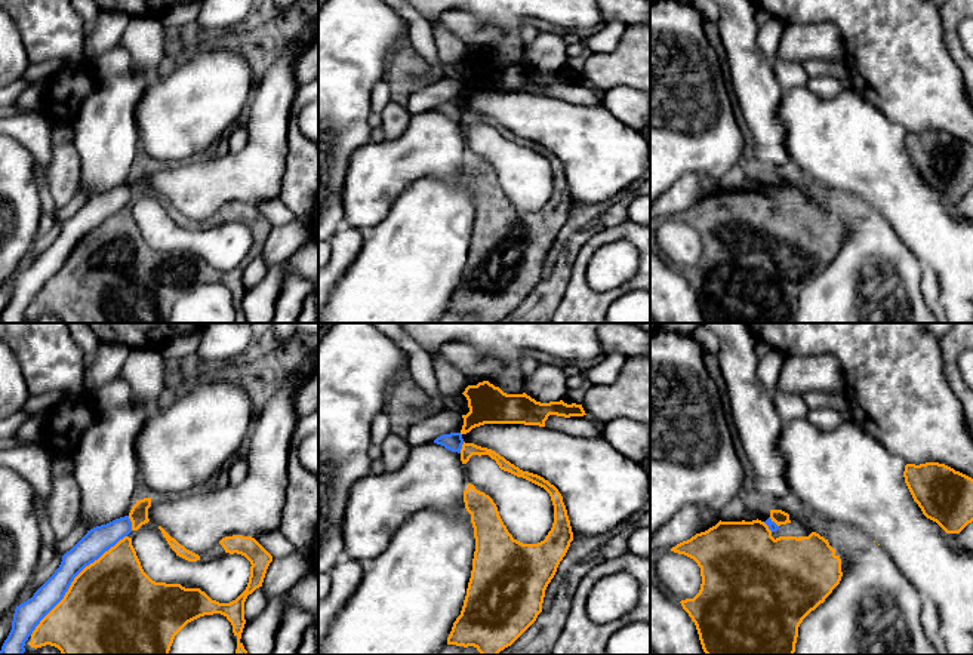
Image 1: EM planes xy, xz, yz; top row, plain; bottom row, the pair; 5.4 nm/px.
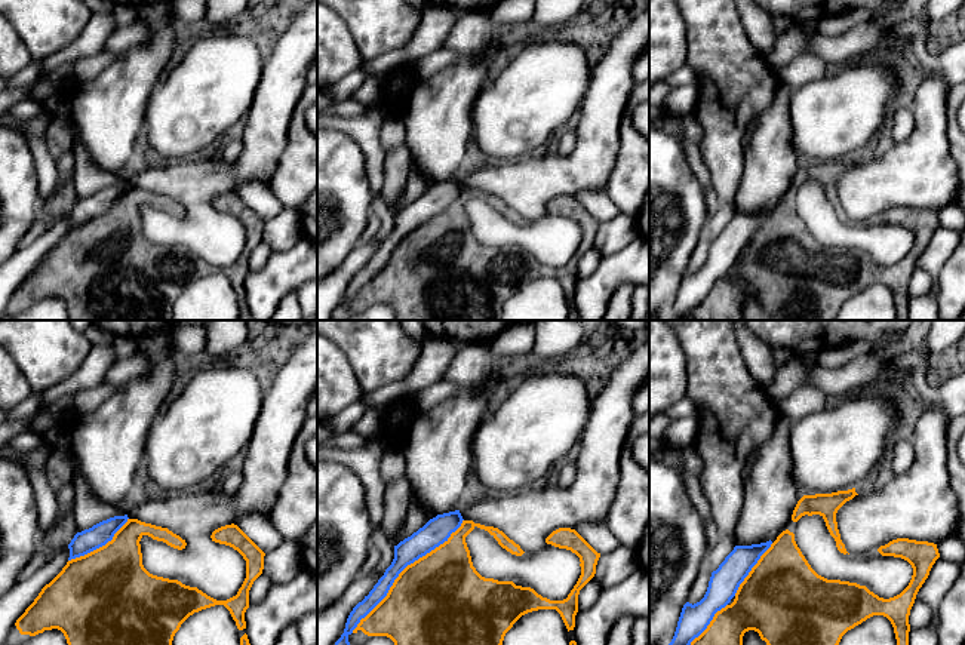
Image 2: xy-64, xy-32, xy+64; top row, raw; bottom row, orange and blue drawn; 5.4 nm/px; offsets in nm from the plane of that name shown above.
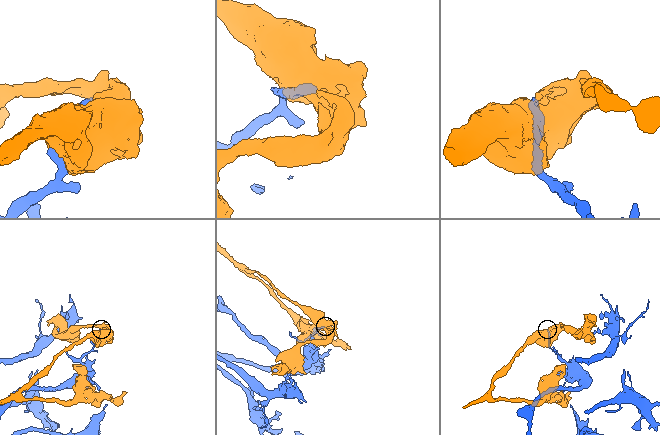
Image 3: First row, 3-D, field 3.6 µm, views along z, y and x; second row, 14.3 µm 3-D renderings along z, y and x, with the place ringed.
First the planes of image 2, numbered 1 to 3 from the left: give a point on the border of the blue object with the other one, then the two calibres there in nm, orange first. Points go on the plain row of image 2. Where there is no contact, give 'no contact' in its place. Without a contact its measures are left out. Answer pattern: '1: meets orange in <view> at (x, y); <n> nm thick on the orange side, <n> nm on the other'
1: meets orange in xy-64 at (100, 215); 480 nm thick on the orange side, 120 nm on the other
2: meets orange in xy-32 at (403, 237); 500 nm thick on the orange side, 140 nm on the other
3: meets orange in xy+64 at (752, 237); 460 nm thick on the orange side, 160 nm on the other

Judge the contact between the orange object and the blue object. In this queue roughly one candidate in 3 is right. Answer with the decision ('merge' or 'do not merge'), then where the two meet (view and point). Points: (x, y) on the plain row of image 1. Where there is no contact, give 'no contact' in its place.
do not merge; contact xy (73, 249)

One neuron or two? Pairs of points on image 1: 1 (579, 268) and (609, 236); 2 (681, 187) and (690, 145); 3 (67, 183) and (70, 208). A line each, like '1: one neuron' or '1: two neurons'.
1: one neuron
2: two neurons
3: two neurons

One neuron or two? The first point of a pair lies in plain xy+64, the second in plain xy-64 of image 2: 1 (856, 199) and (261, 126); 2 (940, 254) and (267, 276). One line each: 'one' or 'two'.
1: one
2: two

